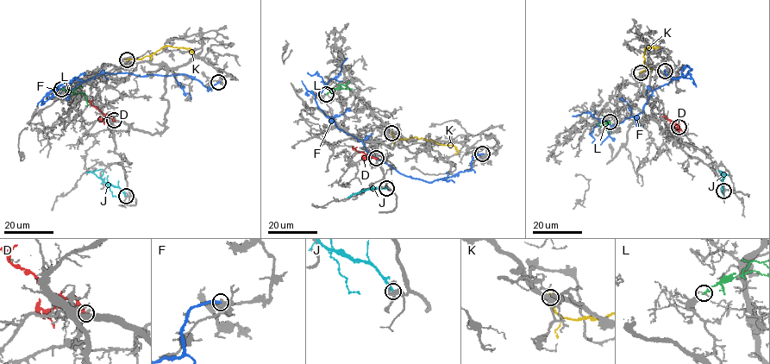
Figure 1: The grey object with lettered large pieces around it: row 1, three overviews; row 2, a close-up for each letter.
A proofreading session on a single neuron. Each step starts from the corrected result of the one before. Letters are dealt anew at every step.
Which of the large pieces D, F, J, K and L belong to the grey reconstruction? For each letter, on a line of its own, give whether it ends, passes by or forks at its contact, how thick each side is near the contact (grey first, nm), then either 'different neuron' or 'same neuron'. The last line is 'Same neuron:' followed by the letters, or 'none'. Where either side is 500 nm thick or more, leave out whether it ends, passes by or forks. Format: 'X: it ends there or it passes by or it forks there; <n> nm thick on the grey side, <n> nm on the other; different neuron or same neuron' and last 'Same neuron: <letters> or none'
D: 360 nm thick on the grey side, 500 nm on the other; different neuron
F: it ends there; 340 nm thick on the grey side, 320 nm on the other; different neuron
J: it ends there; 240 nm thick on the grey side, 200 nm on the other; different neuron
K: it ends there; 120 nm thick on the grey side, 280 nm on the other; different neuron
L: it ends there; 160 nm thick on the grey side, 200 nm on the other; different neuron
Same neuron: none

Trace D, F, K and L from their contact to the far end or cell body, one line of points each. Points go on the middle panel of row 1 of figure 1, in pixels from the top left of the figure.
D: (376, 158), (359, 152), (353, 146)
F: (482, 154), (472, 157), (470, 170), (431, 182), (405, 176), (374, 157), (339, 128), (316, 99), (347, 58)
K: (391, 133), (396, 138), (415, 137), (453, 146), (458, 152), (454, 153)
L: (326, 94), (341, 84), (352, 89)

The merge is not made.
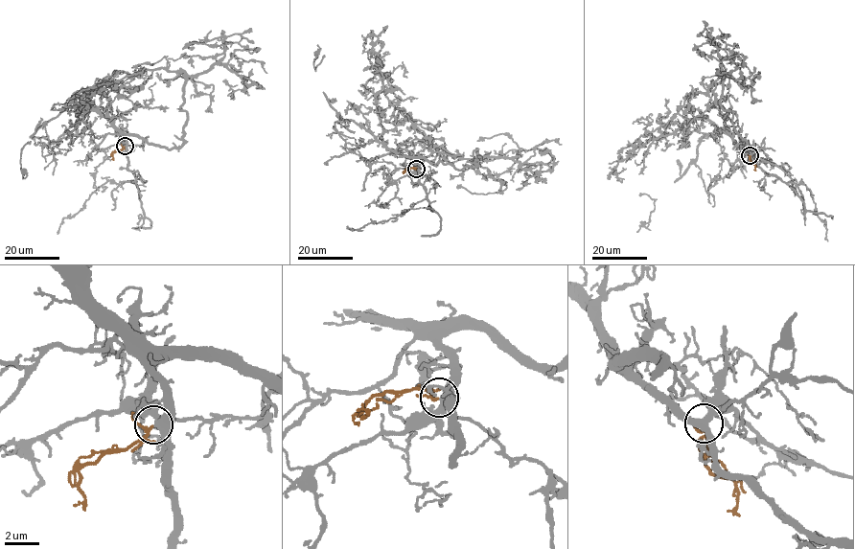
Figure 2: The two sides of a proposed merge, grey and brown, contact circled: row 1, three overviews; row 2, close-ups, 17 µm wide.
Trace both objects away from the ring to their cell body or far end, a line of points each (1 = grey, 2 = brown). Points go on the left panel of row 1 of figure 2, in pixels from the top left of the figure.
1: (125, 147), (127, 135), (169, 149), (181, 145), (188, 77), (225, 64), (260, 86), (244, 78)
2: (125, 147), (113, 152), (111, 159)

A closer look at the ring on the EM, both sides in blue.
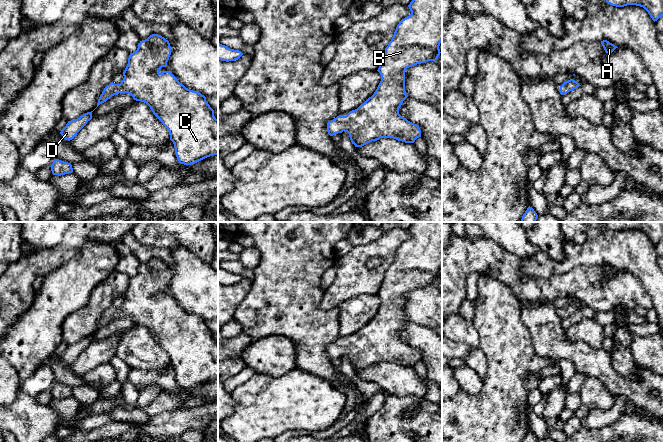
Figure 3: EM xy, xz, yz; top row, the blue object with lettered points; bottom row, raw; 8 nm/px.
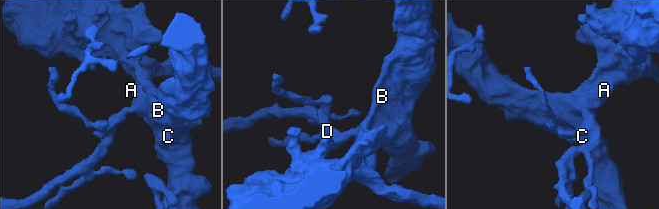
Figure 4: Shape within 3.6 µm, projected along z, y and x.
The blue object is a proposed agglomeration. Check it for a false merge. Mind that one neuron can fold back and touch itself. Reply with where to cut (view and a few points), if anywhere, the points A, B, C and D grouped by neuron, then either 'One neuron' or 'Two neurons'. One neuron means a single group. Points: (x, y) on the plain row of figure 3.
No split. Groups: A B C D. One neuron

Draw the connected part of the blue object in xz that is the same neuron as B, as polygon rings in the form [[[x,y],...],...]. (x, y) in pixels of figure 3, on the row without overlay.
[[[413,222],[408,229],[411,238],[402,243],[394,259],[384,274],[378,296],[381,305],[374,316],[357,333],[346,340],[337,340],[327,348],[330,360],[347,356],[355,371],[362,371],[380,362],[393,362],[405,367],[414,367],[421,361],[418,349],[399,338],[399,332],[408,321],[405,315],[405,295],[407,292],[428,285],[436,285],[440,279],[442,266],[442,222]]]

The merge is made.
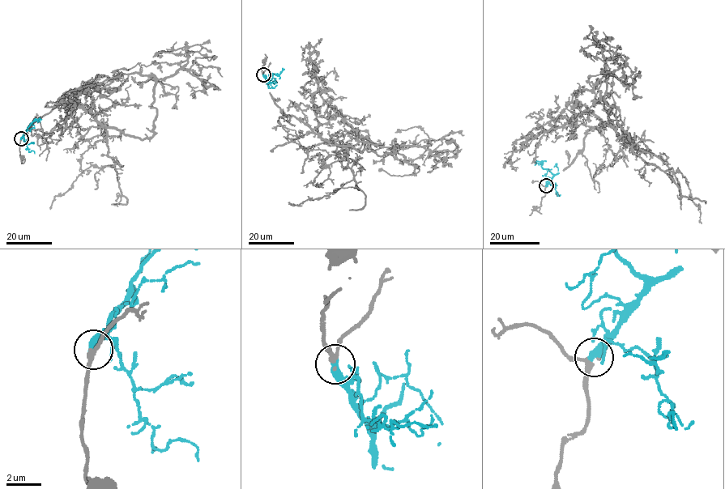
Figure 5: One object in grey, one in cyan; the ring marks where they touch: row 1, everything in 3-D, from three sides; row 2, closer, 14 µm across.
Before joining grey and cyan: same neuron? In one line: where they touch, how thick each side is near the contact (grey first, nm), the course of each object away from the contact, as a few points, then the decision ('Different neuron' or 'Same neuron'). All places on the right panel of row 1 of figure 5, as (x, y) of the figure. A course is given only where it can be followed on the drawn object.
Place: (546, 185). Thickness 240 nm (grey) against 500 nm. Course of grey: (546, 185), (589, 129), (608, 121), (594, 87), (608, 74), (606, 60), (619, 63), (602, 68). Course of cyan: (546, 185), (553, 175), (543, 168), (541, 163), (535, 164). Same neuron

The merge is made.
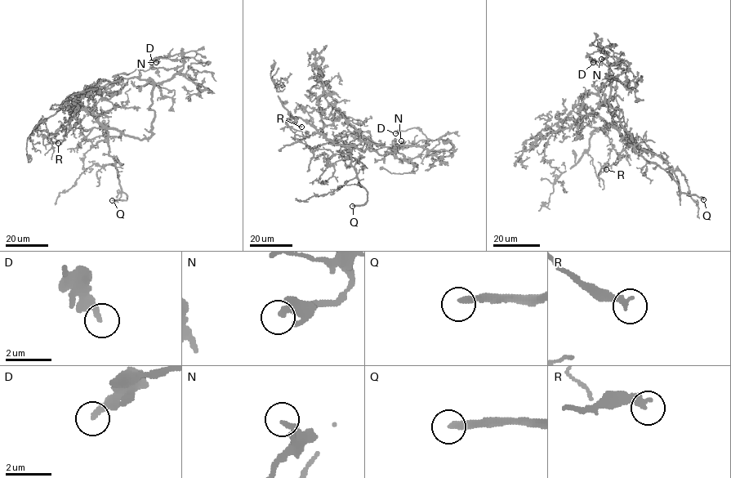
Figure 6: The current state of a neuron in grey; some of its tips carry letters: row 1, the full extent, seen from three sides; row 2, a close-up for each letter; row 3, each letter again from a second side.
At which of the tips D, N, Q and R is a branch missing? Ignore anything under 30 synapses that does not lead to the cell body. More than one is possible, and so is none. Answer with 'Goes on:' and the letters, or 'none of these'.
Goes on: Q

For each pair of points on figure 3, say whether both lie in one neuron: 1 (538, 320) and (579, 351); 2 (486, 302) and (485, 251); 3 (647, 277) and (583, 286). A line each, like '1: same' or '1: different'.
1: same
2: different
3: different

